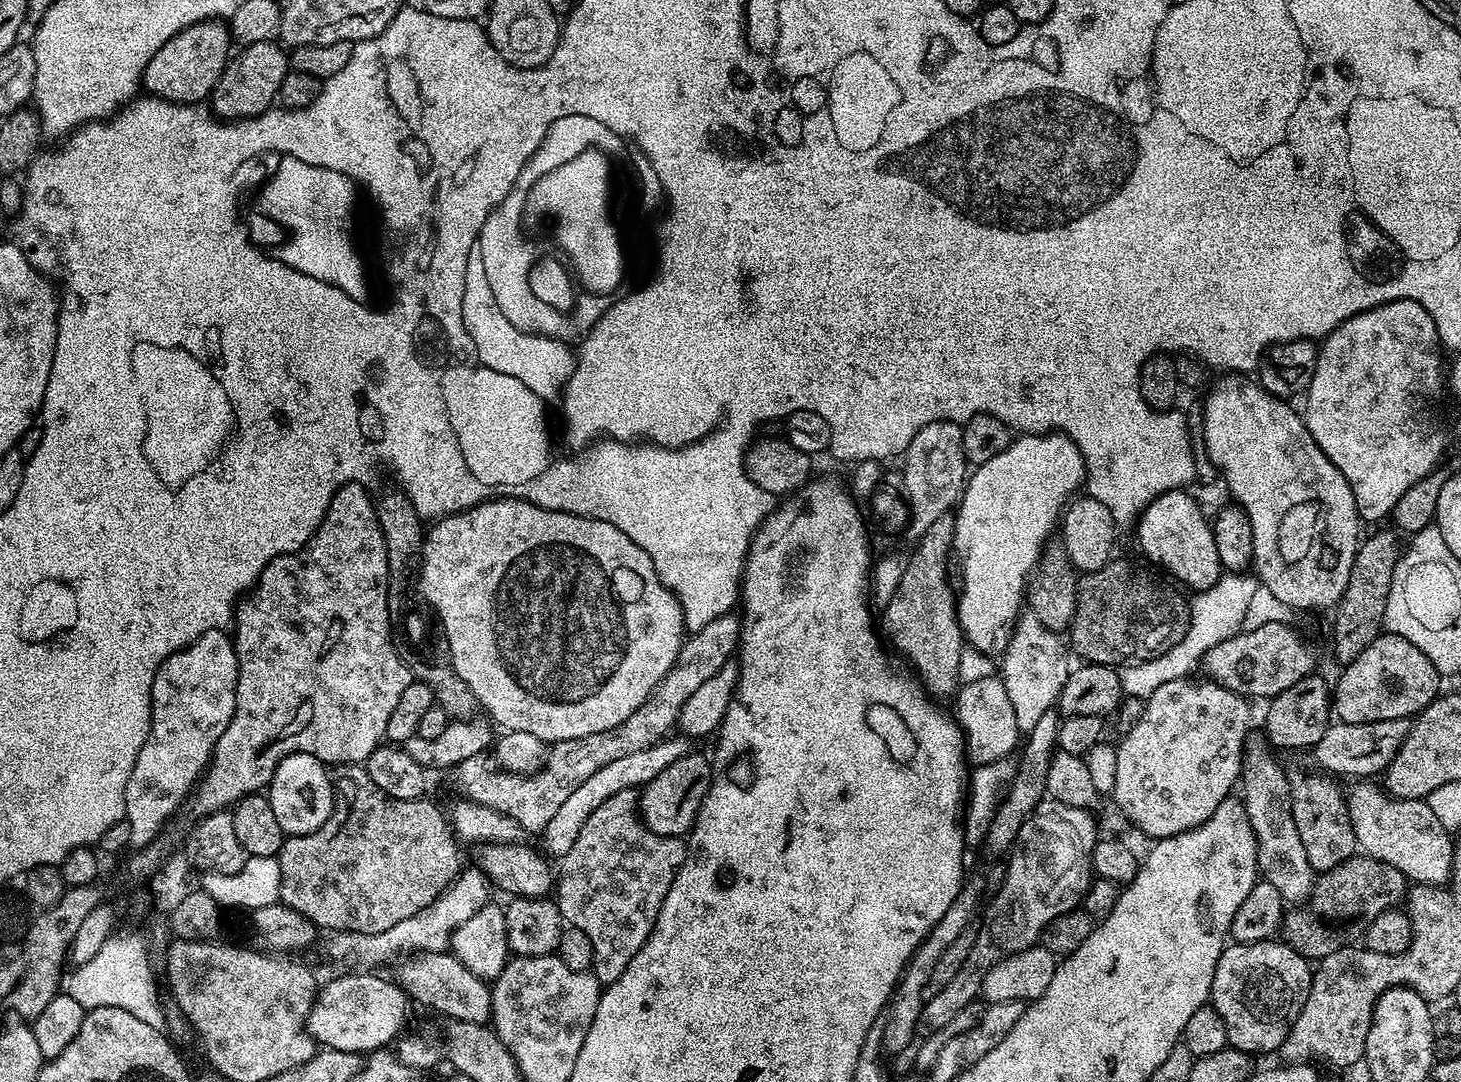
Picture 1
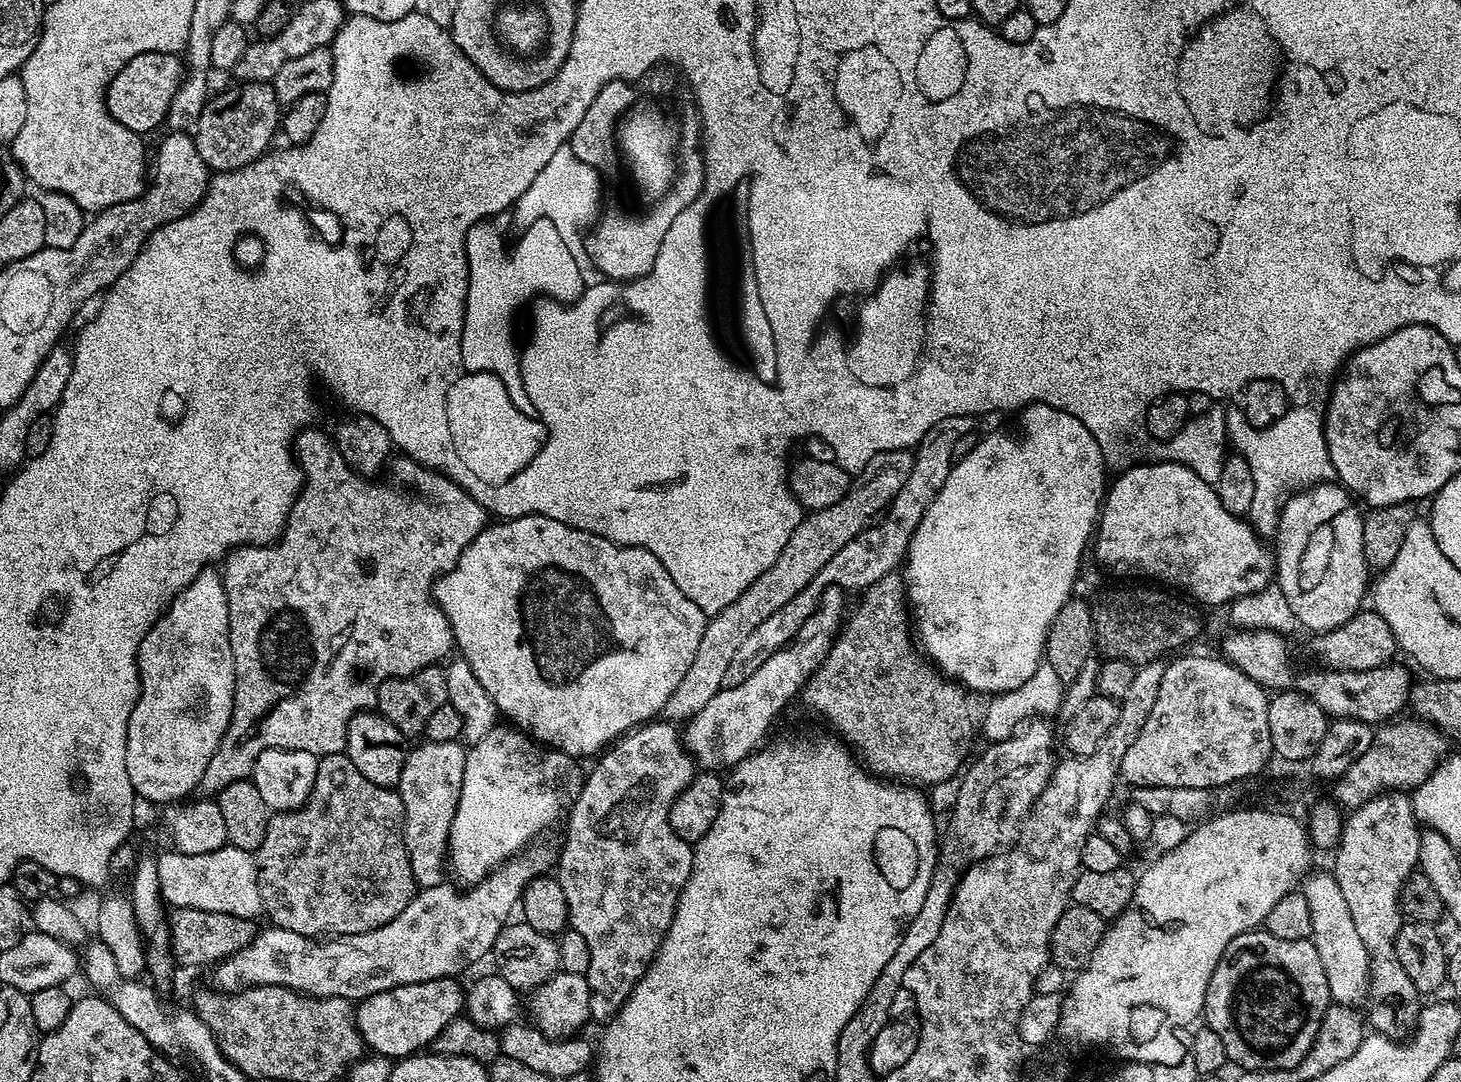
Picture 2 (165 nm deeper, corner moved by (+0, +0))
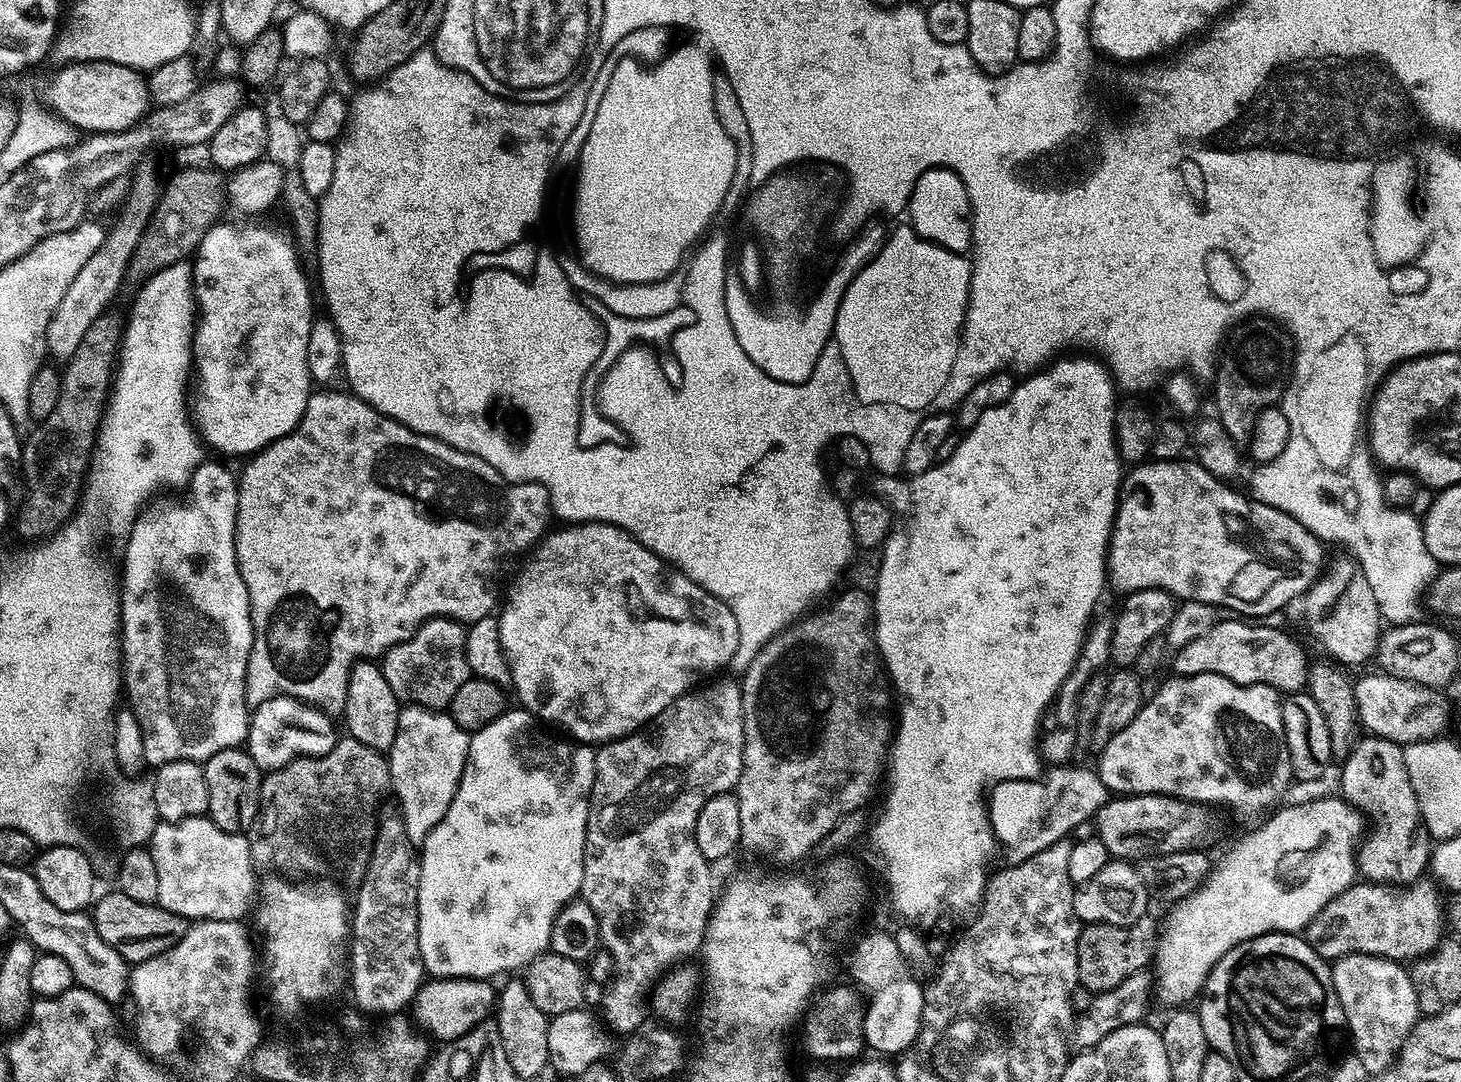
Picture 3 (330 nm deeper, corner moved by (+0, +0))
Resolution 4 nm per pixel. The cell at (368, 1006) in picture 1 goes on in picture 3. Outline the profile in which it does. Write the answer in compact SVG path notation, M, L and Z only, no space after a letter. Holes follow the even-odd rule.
M429 979L421 983L420 989L416 991L416 998L410 1005L410 1013L412 1012L413 1016L411 1019L414 1024L414 1019L416 1019L415 1027L425 1028L425 1030L420 1030L427 1033L433 1041L434 1039L440 1040L439 1042L456 1040L474 1028L476 1024L489 1019L498 997L497 989L492 989L490 985L488 980Z

